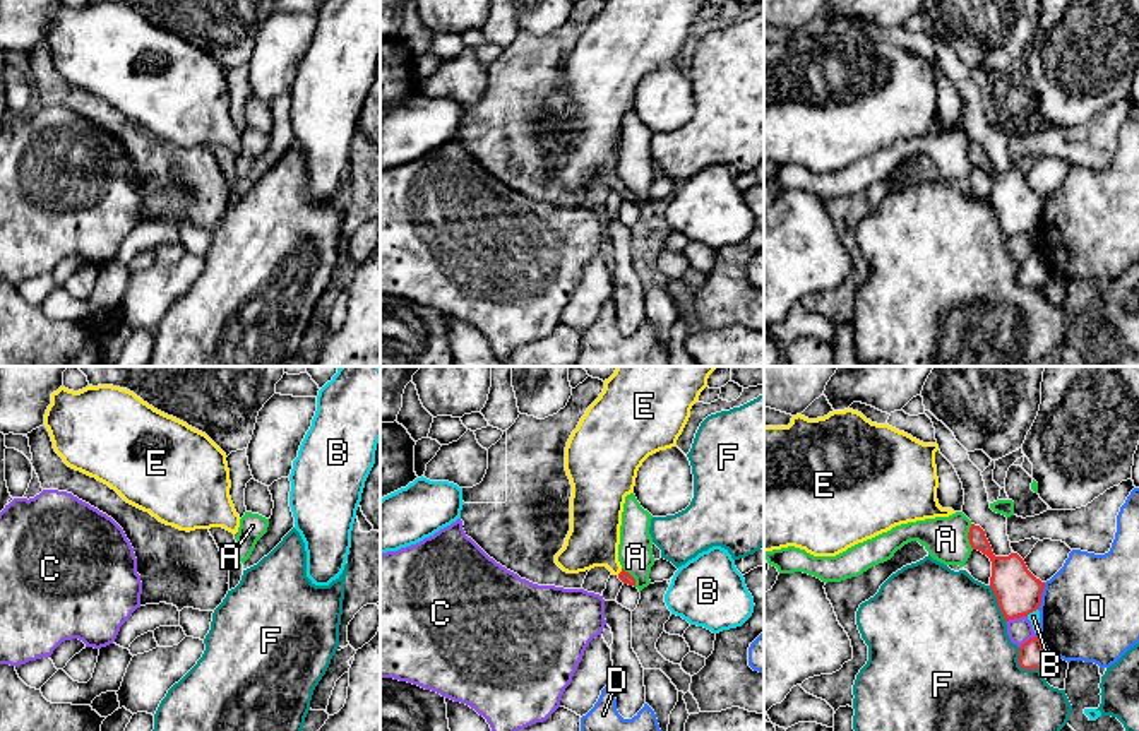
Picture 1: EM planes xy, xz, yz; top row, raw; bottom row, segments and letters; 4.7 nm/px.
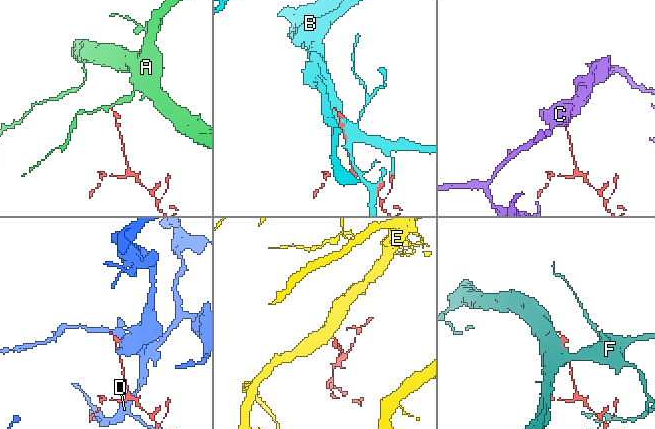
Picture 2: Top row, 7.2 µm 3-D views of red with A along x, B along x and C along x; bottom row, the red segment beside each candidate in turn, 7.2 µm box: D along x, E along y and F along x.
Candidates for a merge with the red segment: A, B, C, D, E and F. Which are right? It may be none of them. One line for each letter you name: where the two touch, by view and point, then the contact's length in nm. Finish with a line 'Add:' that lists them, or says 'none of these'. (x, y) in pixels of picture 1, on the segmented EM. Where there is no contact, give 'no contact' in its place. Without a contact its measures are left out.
E: xz (620, 572) | 40 nm
Add: E

